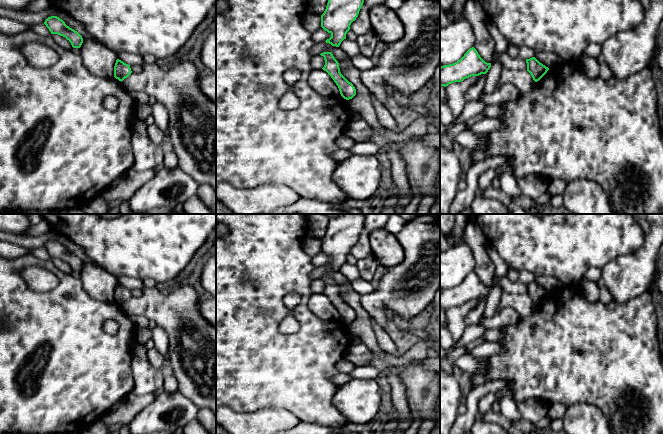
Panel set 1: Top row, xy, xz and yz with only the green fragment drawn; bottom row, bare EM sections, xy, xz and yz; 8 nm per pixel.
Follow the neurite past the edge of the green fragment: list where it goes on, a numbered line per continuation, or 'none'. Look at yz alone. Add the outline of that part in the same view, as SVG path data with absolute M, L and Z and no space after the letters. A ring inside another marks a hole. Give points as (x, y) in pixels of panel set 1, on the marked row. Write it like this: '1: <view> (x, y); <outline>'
none

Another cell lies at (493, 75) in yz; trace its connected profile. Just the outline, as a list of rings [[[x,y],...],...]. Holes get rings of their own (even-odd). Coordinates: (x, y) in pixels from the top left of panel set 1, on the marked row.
[[[493,61],[491,67],[486,73],[486,83],[483,88],[483,93],[493,93],[497,90],[496,86],[500,79],[503,66],[500,62]]]

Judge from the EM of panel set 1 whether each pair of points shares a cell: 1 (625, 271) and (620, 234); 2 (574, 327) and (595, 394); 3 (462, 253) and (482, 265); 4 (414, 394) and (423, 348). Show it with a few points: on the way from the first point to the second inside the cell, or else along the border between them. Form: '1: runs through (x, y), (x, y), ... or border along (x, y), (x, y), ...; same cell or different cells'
1: border along (643, 241), (634, 251), (611, 259), (603, 267); different cells
2: runs through (577, 344), (595, 362), (595, 377); same cell
3: border along (466, 242), (475, 262), (473, 270); different cells
4: border along (417, 358), (422, 360); different cells

